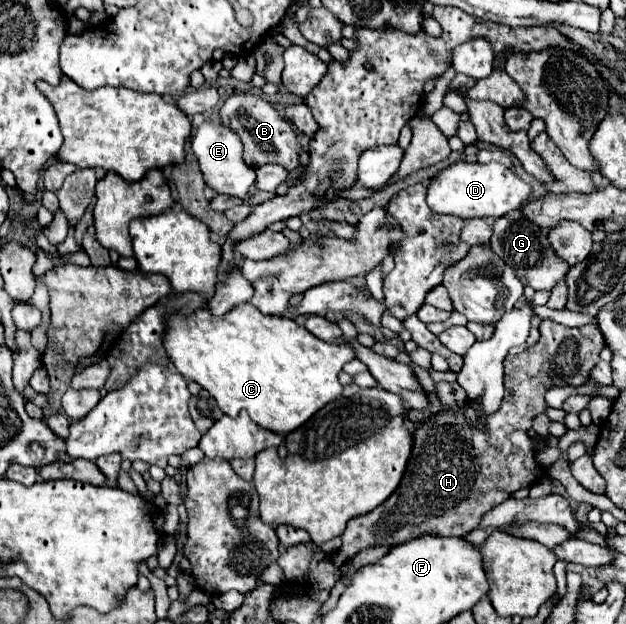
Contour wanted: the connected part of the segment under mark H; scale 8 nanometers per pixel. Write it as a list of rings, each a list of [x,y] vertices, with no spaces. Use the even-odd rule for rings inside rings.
[[[544,320],[540,326],[540,340],[526,348],[518,356],[506,356],[504,360],[504,386],[506,396],[498,412],[490,414],[488,418],[480,420],[476,414],[476,408],[466,404],[466,408],[458,414],[454,410],[444,410],[438,416],[432,416],[424,424],[420,424],[414,430],[414,450],[412,458],[408,462],[406,474],[396,488],[396,492],[380,506],[376,506],[372,512],[356,516],[348,522],[344,534],[342,534],[342,546],[336,554],[332,554],[332,562],[340,568],[346,562],[350,562],[360,550],[372,548],[372,546],[396,546],[402,542],[408,542],[412,538],[424,536],[424,534],[436,534],[436,536],[466,536],[474,528],[478,528],[482,516],[498,506],[500,502],[508,500],[512,492],[518,488],[530,488],[536,482],[542,480],[544,468],[534,462],[534,446],[528,438],[528,430],[532,428],[532,420],[544,412],[546,400],[544,394],[548,390],[548,384],[552,386],[580,386],[590,380],[590,370],[600,362],[600,352],[604,348],[602,332],[596,326],[582,326],[582,328],[568,328],[562,324],[556,324],[552,320]],[[474,422],[482,422],[488,426],[488,432],[472,426]]]

